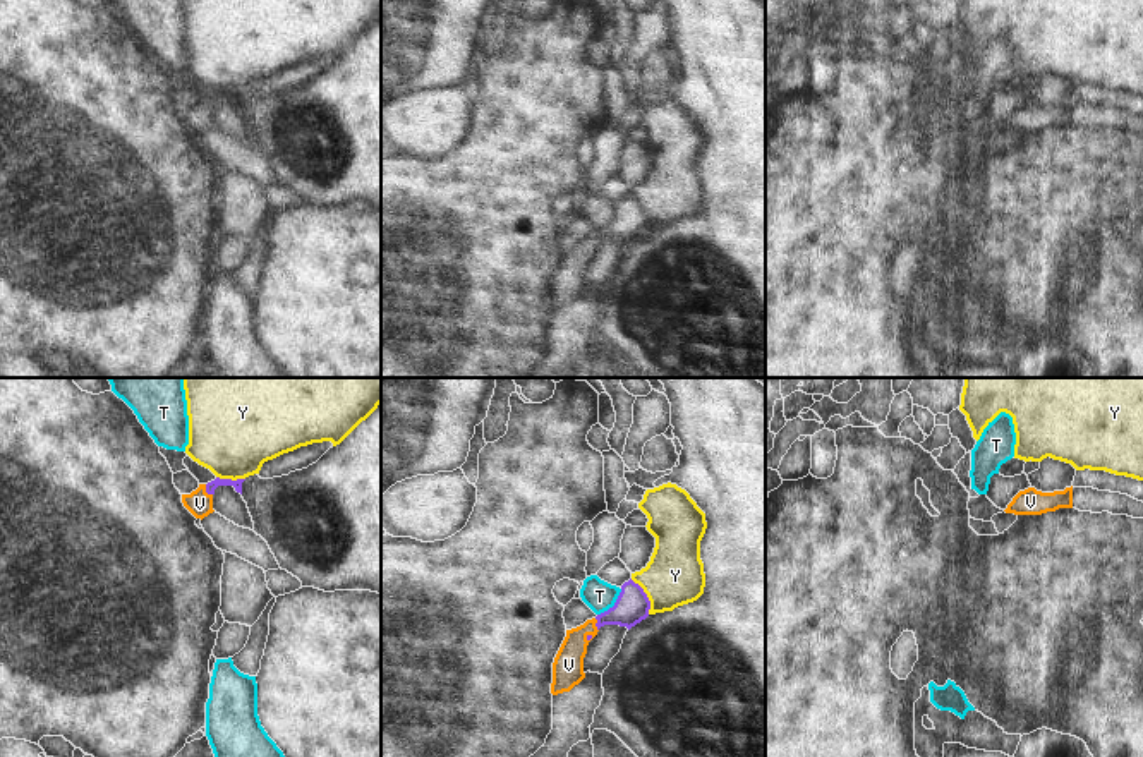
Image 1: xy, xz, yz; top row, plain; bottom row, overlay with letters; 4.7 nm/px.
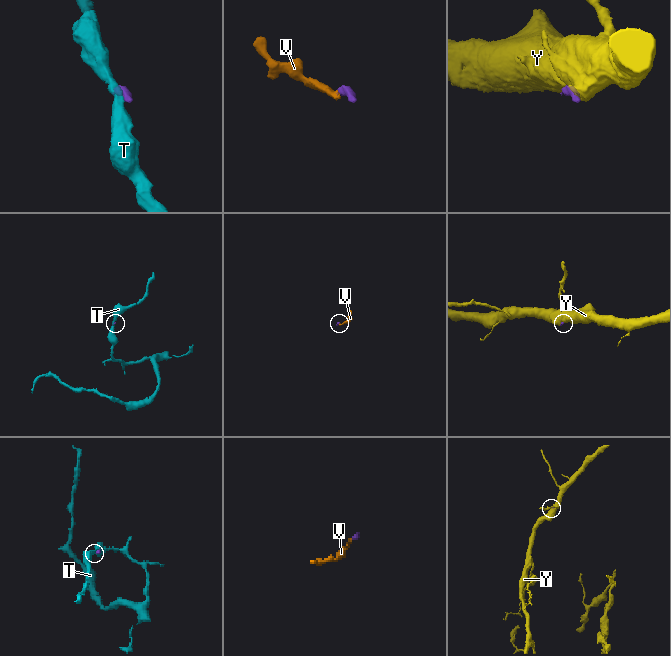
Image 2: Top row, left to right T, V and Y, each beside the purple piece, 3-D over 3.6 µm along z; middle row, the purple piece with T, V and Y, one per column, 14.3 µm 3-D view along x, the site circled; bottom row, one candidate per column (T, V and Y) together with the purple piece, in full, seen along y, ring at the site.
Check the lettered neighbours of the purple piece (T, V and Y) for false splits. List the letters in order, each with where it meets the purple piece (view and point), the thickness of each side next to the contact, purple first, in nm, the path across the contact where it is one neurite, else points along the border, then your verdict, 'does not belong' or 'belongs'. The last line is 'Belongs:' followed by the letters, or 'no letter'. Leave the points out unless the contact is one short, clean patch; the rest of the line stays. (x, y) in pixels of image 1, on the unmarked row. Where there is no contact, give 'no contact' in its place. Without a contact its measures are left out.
T: xz (615, 220) | 160/150 nm | along xz (622, 205), (616, 217), (598, 230) | does not belong
V: xy (206, 107) | 50/120 nm | across xy (210, 103), (206, 107), (199, 119) | belongs
Y: xz (646, 211) | 160/280 nm | along xz (630, 194), (646, 210), (649, 229) | does not belong
Belongs: V

